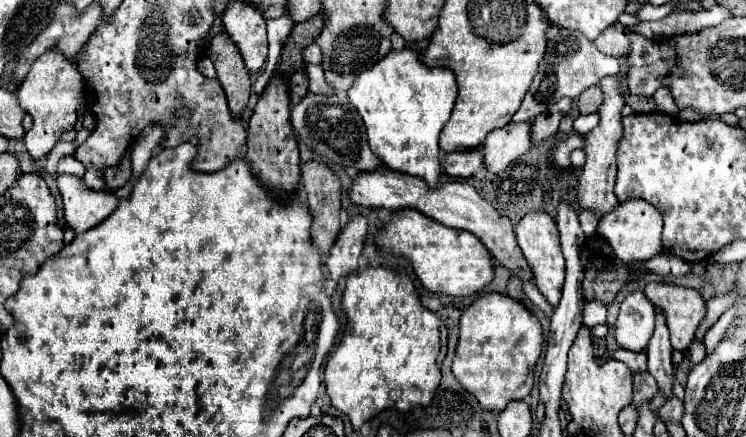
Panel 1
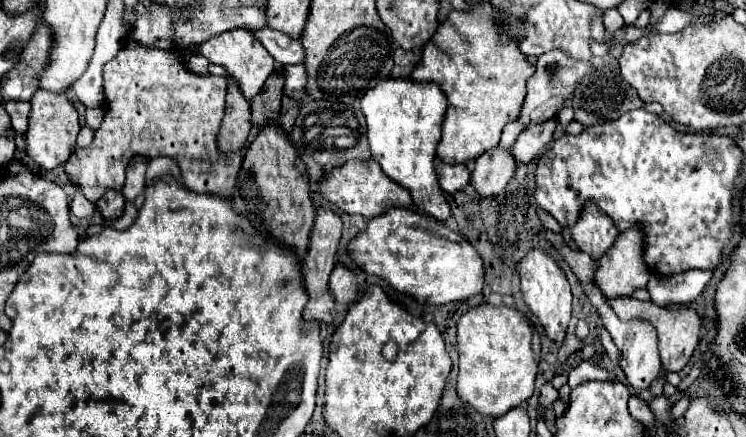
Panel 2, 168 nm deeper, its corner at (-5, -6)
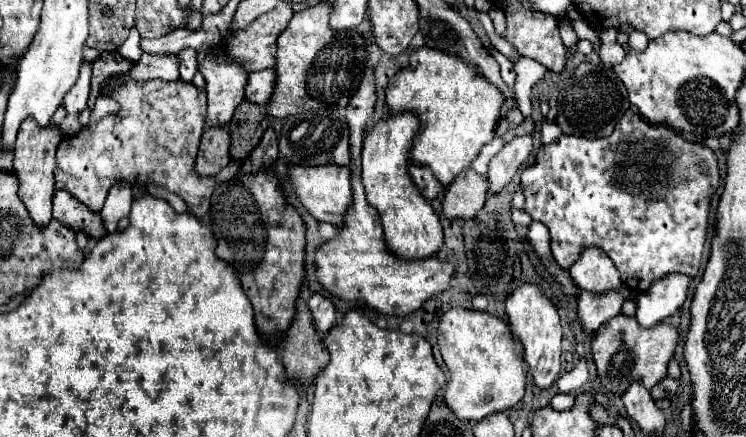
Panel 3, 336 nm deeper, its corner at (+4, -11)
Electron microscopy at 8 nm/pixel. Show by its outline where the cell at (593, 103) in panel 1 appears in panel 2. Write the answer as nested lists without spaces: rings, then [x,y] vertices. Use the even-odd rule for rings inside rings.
[[[602,67],[602,69],[594,69],[590,75],[586,75],[586,79],[582,79],[582,83],[578,83],[578,87],[574,89],[572,95],[572,109],[574,109],[574,121],[582,123],[584,127],[596,125],[596,123],[606,123],[606,121],[614,121],[618,117],[622,117],[626,111],[630,109],[644,109],[648,107],[646,103],[640,101],[640,97],[636,95],[636,91],[612,69]]]

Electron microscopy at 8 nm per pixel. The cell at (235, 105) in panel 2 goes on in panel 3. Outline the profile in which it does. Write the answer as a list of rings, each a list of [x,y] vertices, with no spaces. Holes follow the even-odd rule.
[[[207,126],[201,138],[197,172],[203,176],[215,176],[229,164],[229,128],[227,126]]]

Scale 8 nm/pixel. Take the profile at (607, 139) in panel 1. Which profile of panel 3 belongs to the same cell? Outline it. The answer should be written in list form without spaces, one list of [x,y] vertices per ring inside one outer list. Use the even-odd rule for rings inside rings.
[[[585,248],[569,268],[569,274],[579,288],[589,292],[601,294],[621,286],[621,278],[613,260],[609,260],[609,256],[605,256],[605,252],[599,248]]]

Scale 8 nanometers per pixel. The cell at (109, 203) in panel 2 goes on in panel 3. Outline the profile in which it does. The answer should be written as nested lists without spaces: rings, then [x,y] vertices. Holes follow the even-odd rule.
[[[57,190],[53,194],[53,216],[57,220],[65,222],[65,226],[69,226],[73,230],[85,230],[89,236],[93,236],[97,240],[107,234],[99,212],[85,208],[85,204],[77,202],[65,190]]]

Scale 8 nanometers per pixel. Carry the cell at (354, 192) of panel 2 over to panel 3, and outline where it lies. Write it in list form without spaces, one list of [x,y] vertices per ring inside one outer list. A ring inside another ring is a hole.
[[[325,164],[325,166],[293,166],[291,168],[291,184],[301,200],[301,204],[309,210],[309,214],[321,222],[331,222],[335,226],[343,226],[345,212],[353,204],[353,188],[351,188],[351,168]]]

